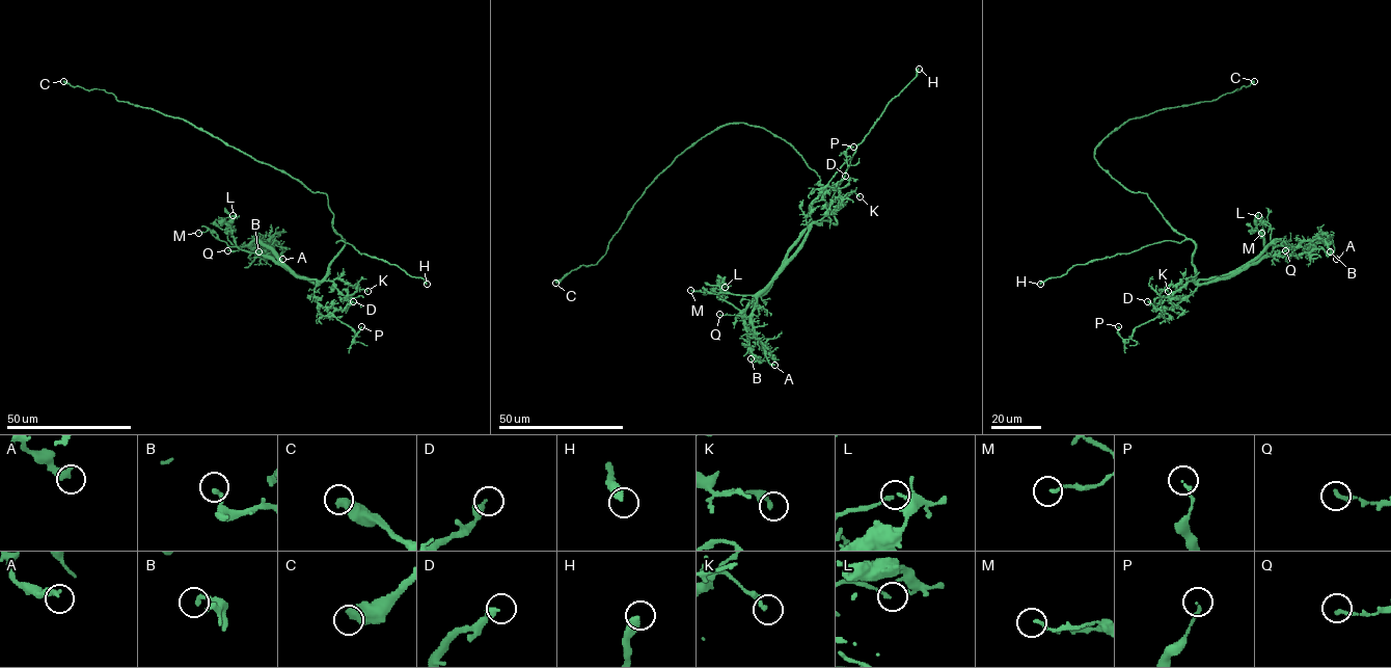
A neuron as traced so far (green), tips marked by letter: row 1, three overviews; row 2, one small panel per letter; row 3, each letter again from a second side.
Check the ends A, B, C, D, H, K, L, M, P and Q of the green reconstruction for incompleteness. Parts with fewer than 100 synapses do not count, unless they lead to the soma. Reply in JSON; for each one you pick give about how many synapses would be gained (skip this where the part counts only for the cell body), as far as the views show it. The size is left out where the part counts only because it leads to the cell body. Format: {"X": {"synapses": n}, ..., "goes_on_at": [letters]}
{"goes_on_at": ["H"]}

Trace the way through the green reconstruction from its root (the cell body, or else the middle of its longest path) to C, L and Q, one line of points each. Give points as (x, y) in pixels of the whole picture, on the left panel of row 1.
C: (307, 188), (184, 119), (118, 101), (103, 89), (86, 90), (63, 81)
L: (307, 188), (326, 194), (345, 241), (321, 281), (256, 241), (234, 245), (222, 222), (233, 215)
Q: (307, 188), (326, 194), (332, 226), (345, 241), (322, 281), (297, 276), (256, 241), (227, 250)

